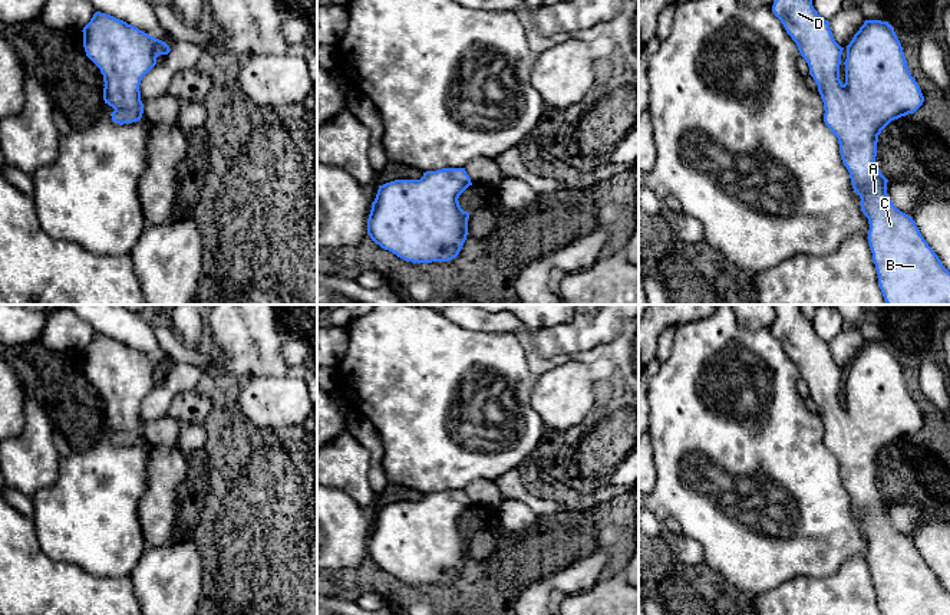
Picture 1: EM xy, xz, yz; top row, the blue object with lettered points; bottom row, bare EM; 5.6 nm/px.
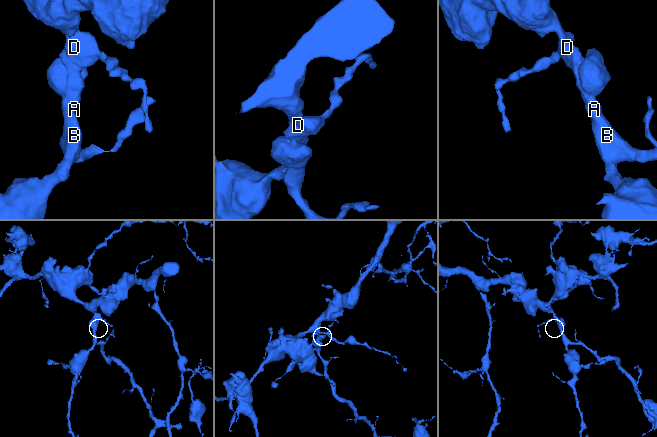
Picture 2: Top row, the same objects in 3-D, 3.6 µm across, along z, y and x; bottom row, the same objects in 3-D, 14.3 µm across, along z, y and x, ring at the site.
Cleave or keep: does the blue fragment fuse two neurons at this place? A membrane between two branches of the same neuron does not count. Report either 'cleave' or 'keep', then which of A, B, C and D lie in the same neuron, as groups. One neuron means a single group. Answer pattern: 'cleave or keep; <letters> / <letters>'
keep; A B C D

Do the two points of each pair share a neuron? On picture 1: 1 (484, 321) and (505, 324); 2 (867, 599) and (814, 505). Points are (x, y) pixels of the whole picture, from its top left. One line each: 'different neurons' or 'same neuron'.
1: same neuron
2: different neurons

